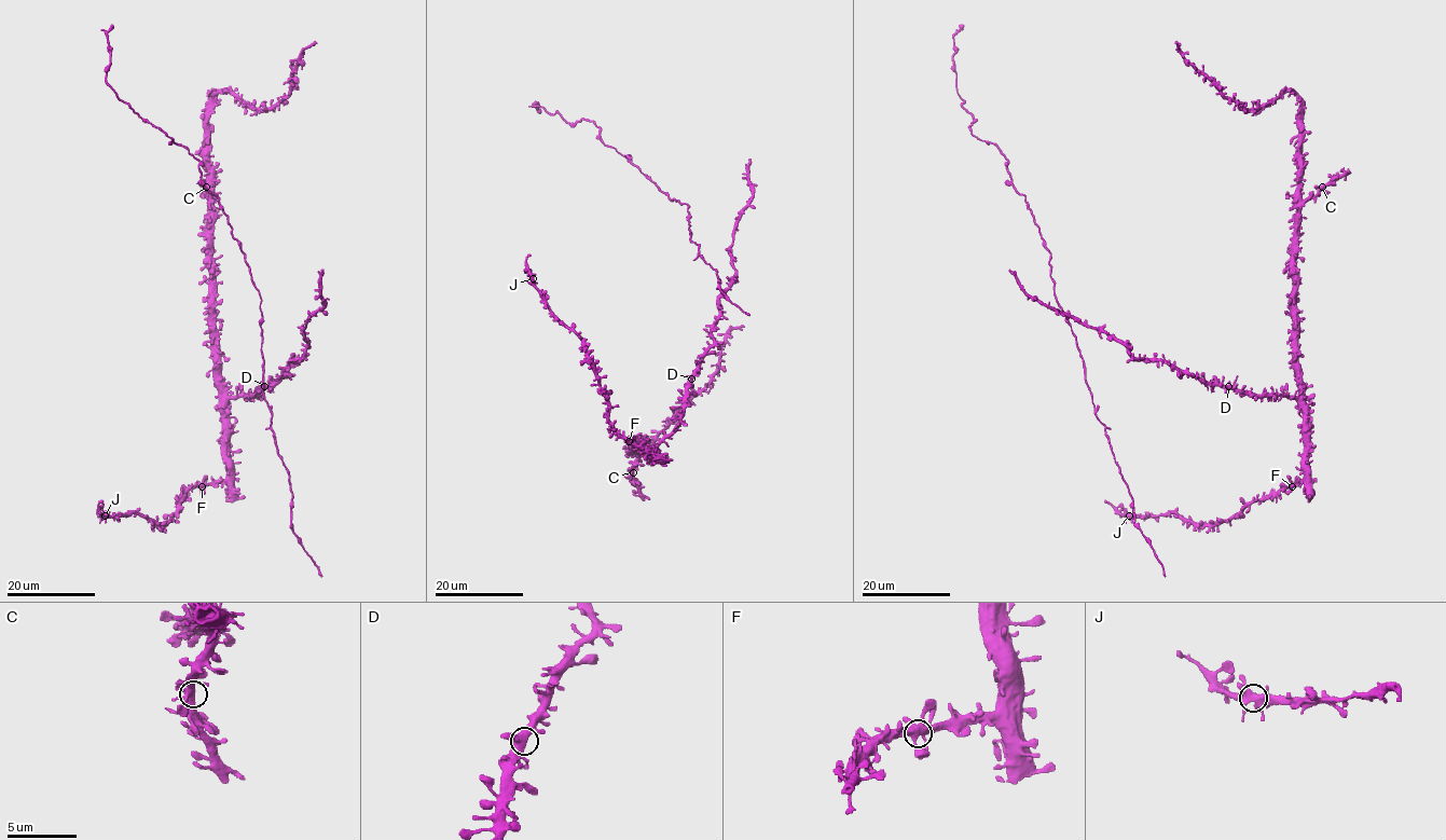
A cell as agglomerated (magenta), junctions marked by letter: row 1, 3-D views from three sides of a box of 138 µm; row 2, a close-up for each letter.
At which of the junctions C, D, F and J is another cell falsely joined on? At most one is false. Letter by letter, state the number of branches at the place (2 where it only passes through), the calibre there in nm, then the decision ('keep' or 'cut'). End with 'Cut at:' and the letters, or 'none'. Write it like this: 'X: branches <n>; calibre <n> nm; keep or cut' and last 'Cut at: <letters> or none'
C: branches 6; calibre 440 nm; keep
D: branches 6; calibre 480 nm; keep
F: branches 6; calibre 460 nm; keep
J: branches 6; calibre 480 nm; keep
Cut at: none

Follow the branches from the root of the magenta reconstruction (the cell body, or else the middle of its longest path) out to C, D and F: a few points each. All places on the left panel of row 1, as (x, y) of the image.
C: (277, 383), (270, 384), (258, 395), (229, 397), (223, 389), (211, 301), (210, 200), (206, 187)
D: (277, 383), (264, 386)
F: (277, 383), (270, 384), (258, 395), (236, 395), (226, 402), (226, 478), (202, 486)

